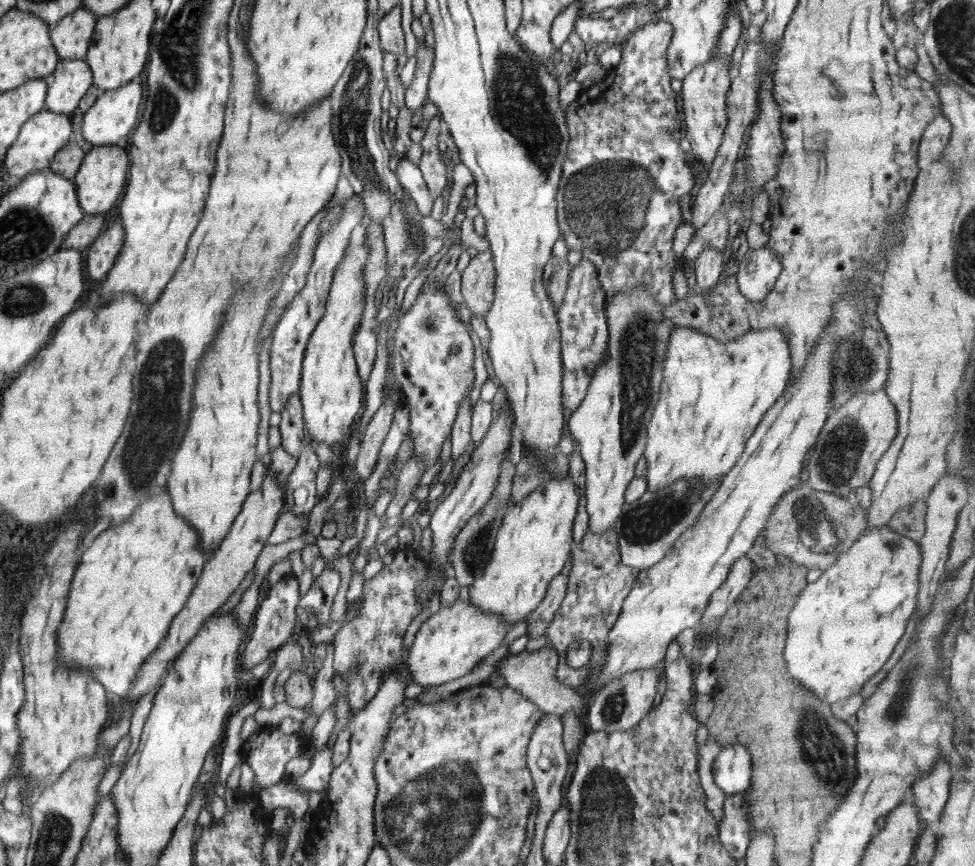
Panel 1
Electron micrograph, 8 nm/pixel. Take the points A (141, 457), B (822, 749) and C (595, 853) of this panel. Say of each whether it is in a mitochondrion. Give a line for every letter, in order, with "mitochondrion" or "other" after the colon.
A: mitochondrion
B: mitochondrion
C: mitochondrion

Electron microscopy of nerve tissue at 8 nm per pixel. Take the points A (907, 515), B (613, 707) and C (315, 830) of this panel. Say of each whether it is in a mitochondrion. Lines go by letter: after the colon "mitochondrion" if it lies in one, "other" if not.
A: other
B: mitochondrion
C: other

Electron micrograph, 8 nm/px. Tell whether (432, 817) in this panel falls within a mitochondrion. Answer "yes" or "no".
yes

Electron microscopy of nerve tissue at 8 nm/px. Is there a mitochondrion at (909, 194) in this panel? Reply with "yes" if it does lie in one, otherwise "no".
no

